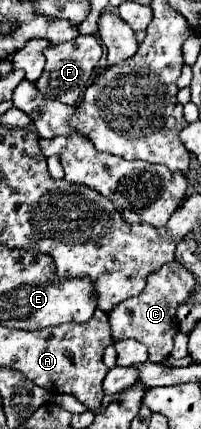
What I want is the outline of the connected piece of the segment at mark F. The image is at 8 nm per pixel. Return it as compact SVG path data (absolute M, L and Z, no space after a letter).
M80 34L78 38L70 40L70 42L62 42L56 46L48 46L44 50L46 56L46 68L40 76L40 80L36 80L36 88L52 100L60 100L64 104L80 104L84 90L90 86L92 82L92 72L98 64L98 60L102 58L102 46L100 40L92 34Z

